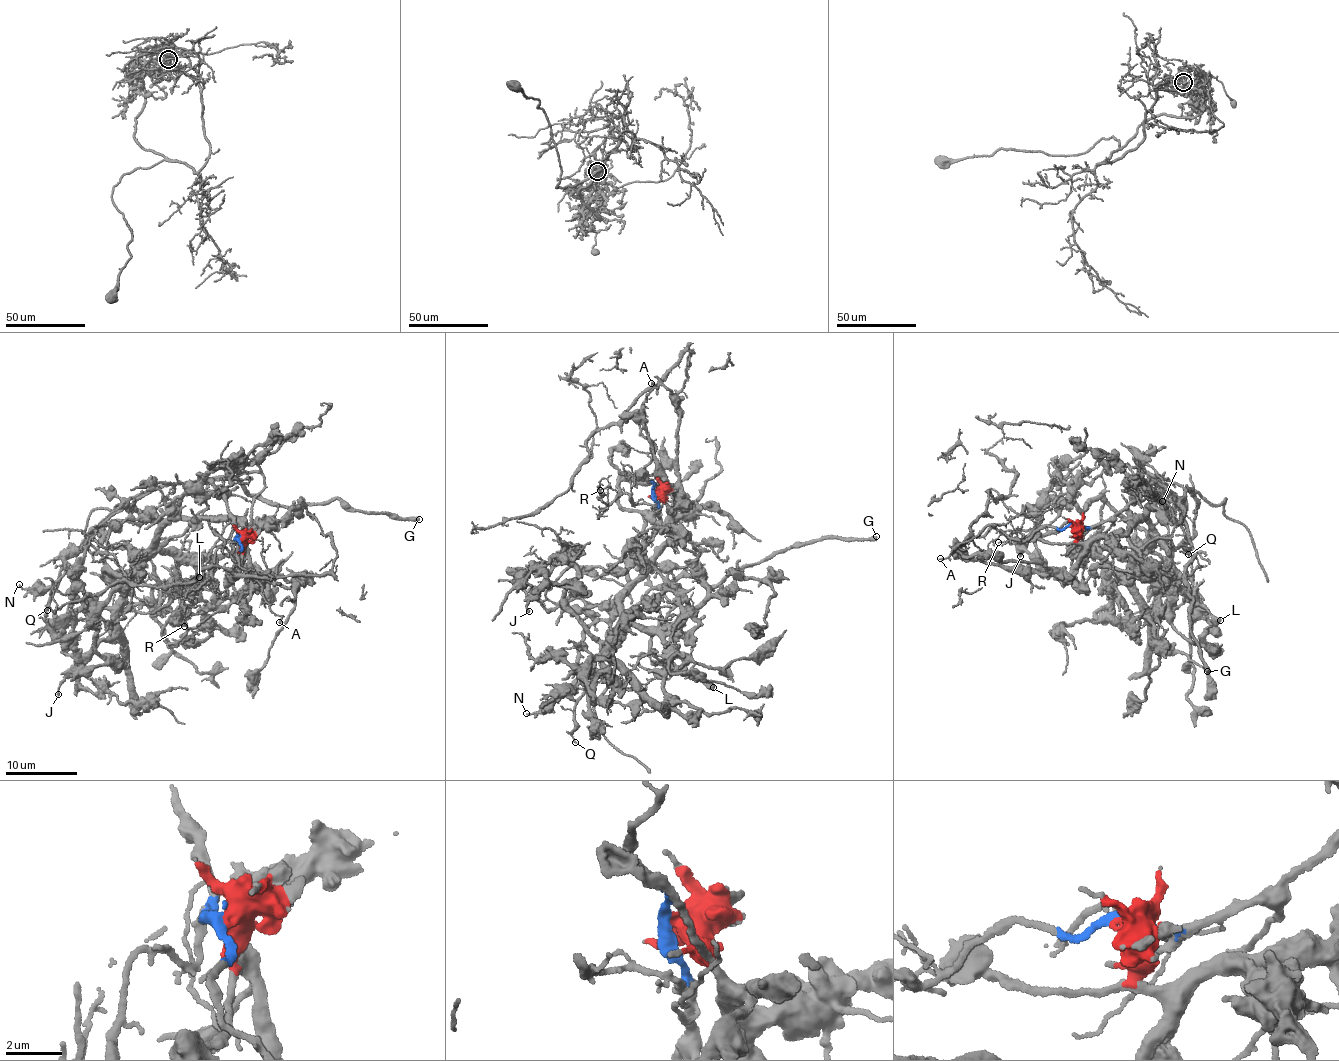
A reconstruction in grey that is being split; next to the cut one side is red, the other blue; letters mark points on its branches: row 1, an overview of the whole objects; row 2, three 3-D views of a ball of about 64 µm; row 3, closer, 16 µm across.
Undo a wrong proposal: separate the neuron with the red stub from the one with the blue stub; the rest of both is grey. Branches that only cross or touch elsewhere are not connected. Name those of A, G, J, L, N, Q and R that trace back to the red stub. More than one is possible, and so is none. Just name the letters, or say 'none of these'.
J, L, N

